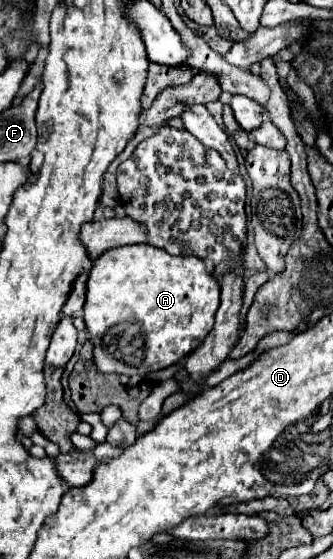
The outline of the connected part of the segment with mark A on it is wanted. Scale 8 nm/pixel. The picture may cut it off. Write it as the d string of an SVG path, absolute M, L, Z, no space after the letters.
M141 243L141 245L125 245L125 247L117 247L111 249L107 253L103 253L97 261L93 261L93 269L89 271L89 281L87 281L87 301L85 301L85 323L87 323L87 333L91 343L95 345L95 365L99 371L103 373L119 373L119 375L141 375L141 373L151 373L151 371L161 371L165 367L171 367L175 363L179 363L183 357L187 357L191 351L195 351L203 339L209 335L209 331L213 329L215 323L215 311L219 307L219 291L221 285L217 283L217 279L213 275L207 273L207 267L201 259L195 257L173 257L167 251L161 251L153 245Z

